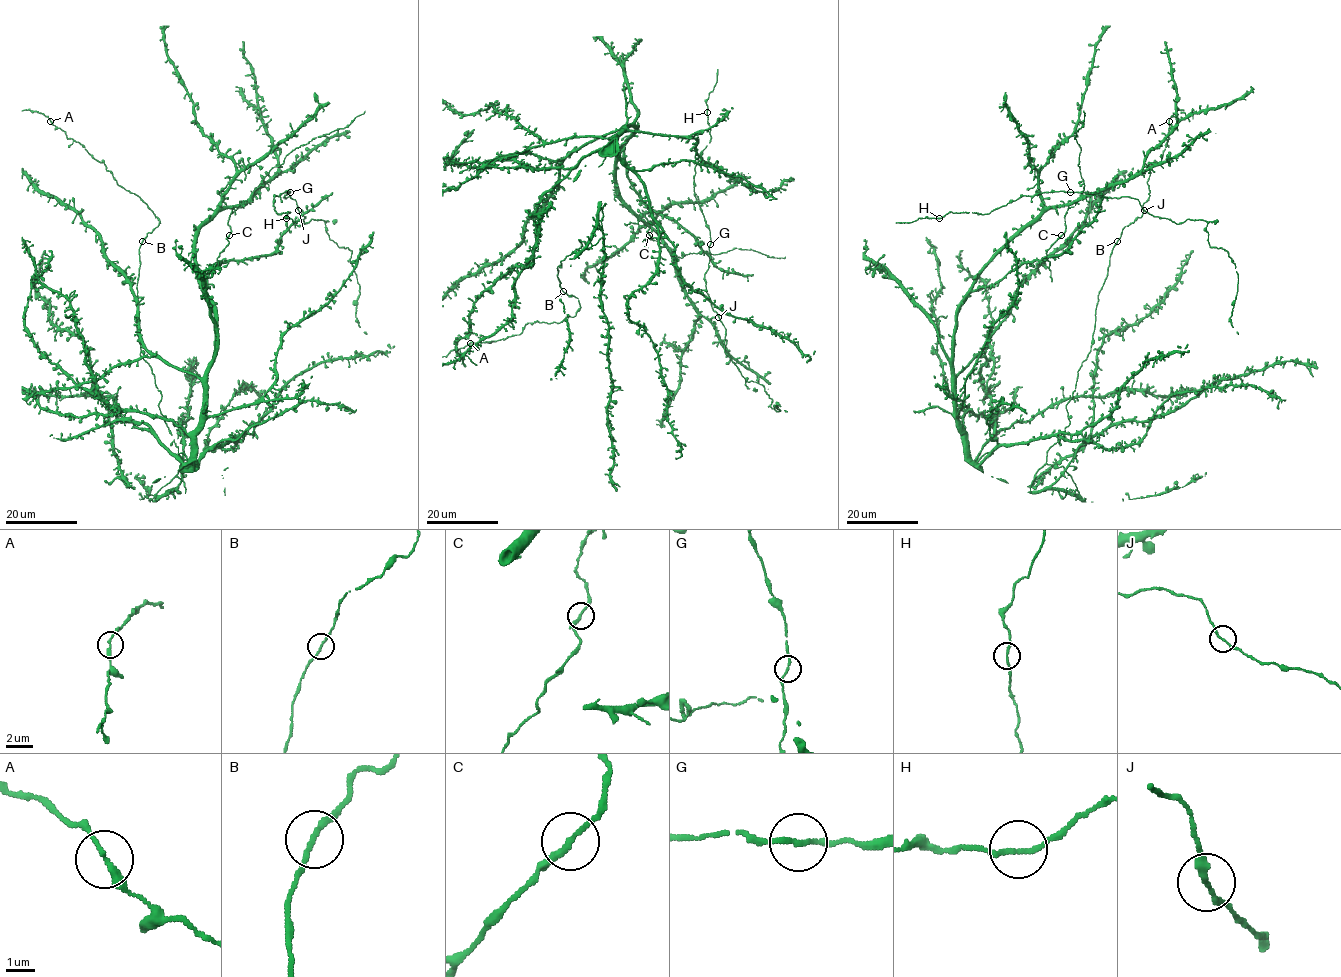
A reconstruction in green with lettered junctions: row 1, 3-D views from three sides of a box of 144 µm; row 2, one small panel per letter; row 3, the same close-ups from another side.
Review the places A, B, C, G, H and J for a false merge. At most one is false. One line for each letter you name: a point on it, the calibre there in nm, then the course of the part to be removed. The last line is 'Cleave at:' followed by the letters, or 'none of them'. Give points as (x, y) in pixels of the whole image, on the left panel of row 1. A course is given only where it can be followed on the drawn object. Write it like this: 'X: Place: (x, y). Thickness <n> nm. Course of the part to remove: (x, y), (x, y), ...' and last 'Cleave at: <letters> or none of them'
Cleave at: none of them

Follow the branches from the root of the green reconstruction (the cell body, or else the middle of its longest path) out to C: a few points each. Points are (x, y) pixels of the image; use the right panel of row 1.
C: (1043, 437), (971, 460), (956, 407), (955, 311), (1011, 240), (1043, 212), (1068, 205), (1061, 235)

